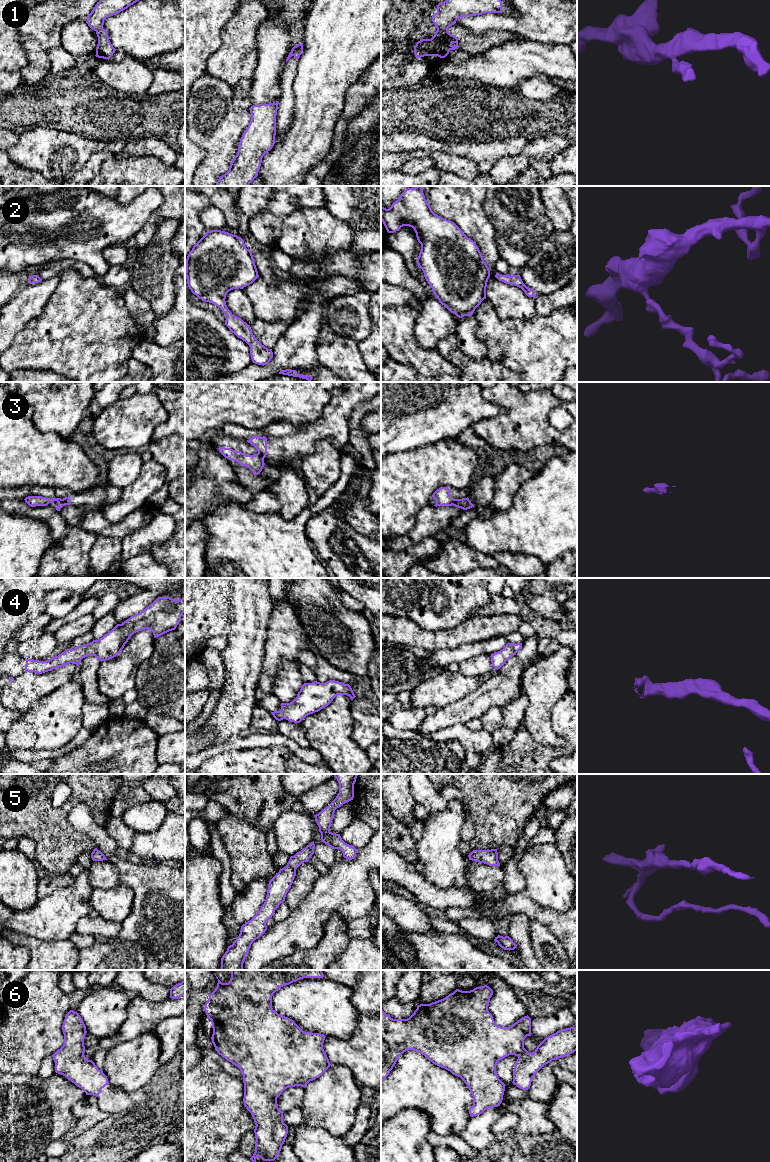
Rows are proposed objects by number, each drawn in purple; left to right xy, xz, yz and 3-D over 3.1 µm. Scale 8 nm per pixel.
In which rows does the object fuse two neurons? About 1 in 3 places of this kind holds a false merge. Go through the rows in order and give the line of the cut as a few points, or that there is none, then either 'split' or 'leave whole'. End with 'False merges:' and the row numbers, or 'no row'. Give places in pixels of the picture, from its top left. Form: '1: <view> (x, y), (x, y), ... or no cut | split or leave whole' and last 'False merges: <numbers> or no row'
1: yz (447, 28), (437, 31) | split
2: no cut | leave whole
3: xz (258, 452), (264, 457) | split
4: no cut | leave whole
5: no cut | leave whole
6: no cut | leave whole
False merges: 1, 3

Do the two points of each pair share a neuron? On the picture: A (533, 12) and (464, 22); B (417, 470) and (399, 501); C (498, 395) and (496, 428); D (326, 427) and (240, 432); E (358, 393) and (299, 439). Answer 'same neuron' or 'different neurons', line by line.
A: same neuron
B: same neuron
C: same neuron
D: same neuron
E: same neuron

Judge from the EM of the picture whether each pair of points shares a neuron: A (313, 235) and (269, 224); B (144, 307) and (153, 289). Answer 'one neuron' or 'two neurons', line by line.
A: two neurons
B: two neurons

